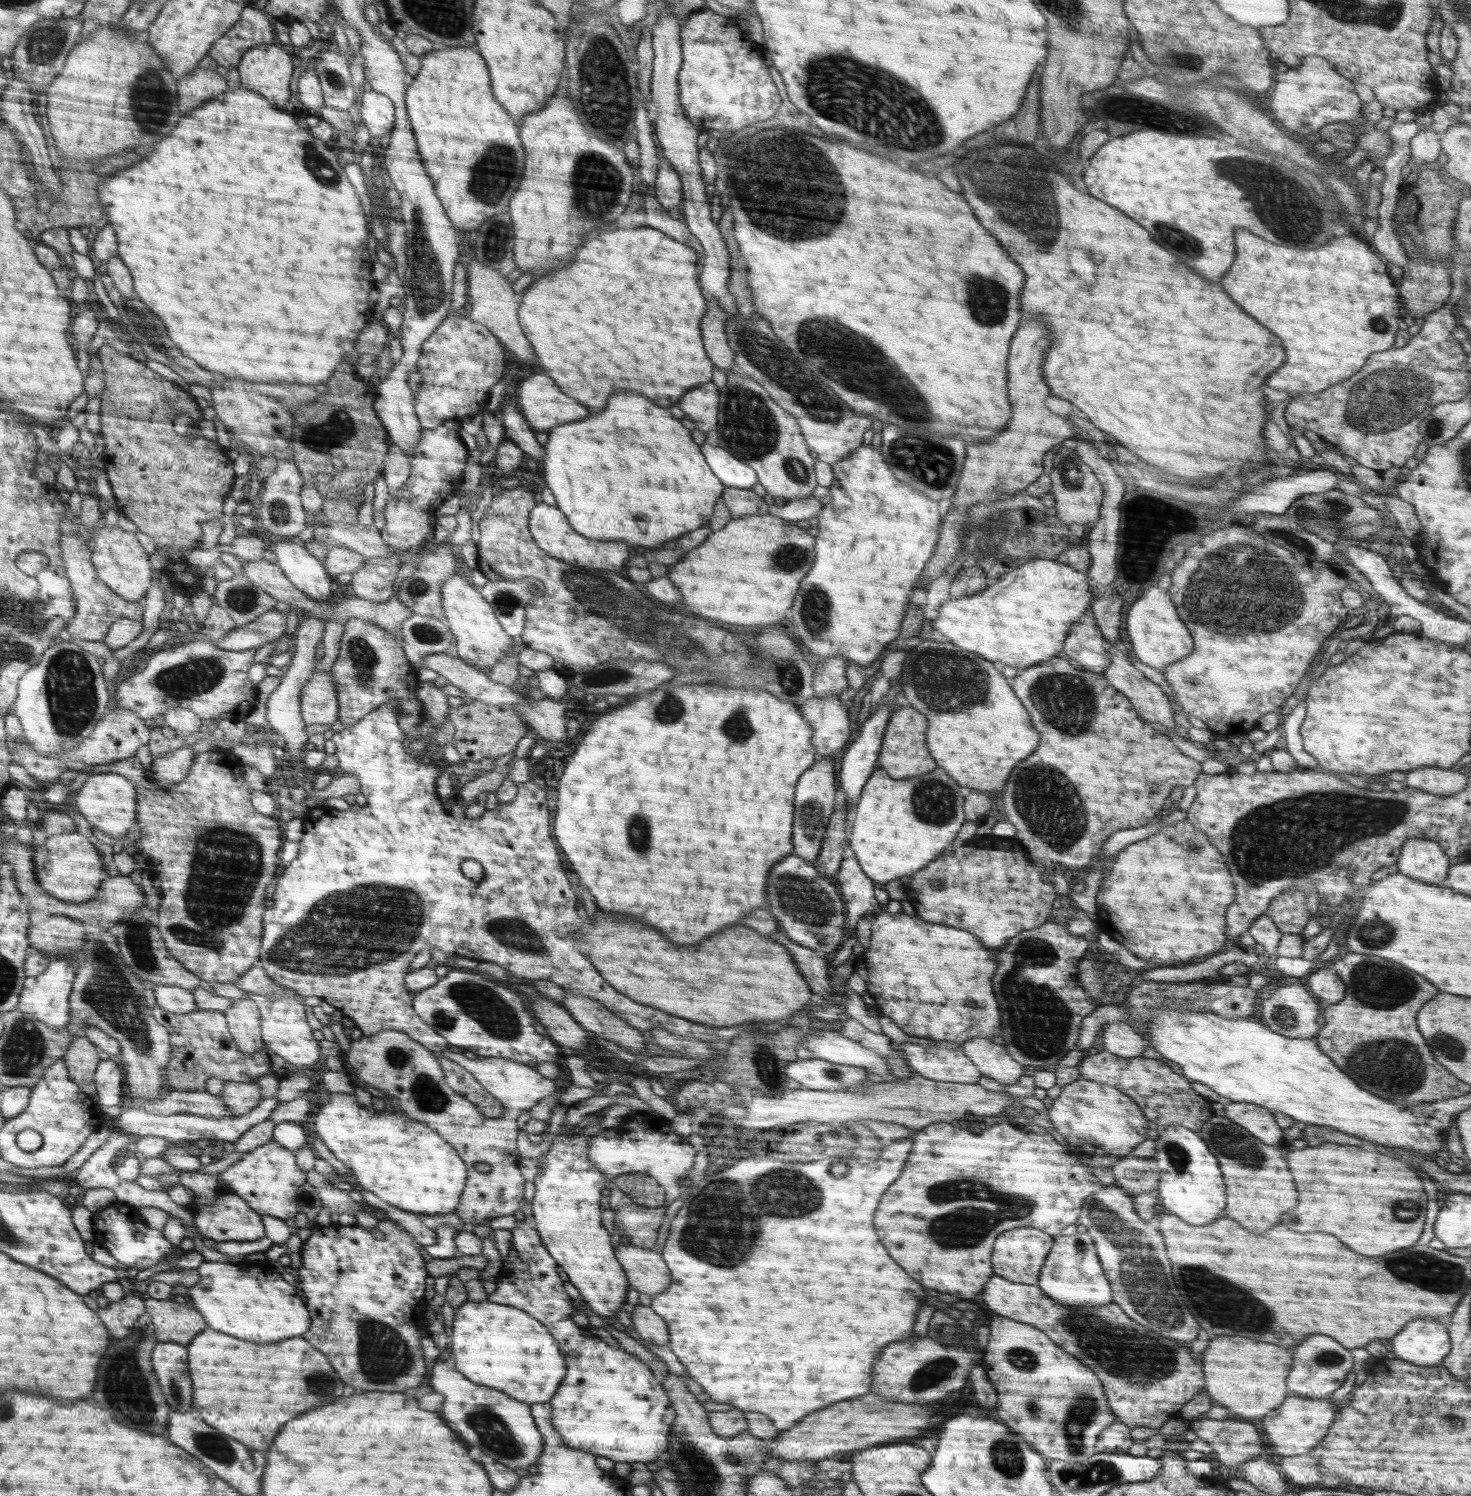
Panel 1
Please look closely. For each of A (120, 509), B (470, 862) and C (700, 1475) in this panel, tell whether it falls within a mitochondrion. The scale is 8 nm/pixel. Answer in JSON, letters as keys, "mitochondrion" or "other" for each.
{"A":"other","B":"other","C":"mitochondrion"}

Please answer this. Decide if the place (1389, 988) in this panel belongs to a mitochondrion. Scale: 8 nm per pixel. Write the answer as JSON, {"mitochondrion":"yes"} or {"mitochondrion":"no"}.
{"mitochondrion":"yes"}

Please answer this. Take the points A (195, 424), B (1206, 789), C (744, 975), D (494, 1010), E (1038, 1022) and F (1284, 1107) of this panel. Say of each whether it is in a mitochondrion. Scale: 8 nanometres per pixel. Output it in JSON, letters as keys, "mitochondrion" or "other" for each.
{"A":"other","B":"other","C":"other","D":"mitochondrion","E":"mitochondrion","F":"other"}

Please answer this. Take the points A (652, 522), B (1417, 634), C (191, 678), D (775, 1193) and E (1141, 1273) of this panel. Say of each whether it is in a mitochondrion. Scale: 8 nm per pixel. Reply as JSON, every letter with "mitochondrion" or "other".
{"A":"other","B":"other","C":"mitochondrion","D":"mitochondrion","E":"mitochondrion"}

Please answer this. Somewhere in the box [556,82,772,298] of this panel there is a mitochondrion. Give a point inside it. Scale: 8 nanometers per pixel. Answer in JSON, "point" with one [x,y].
{"point":[598,177]}

